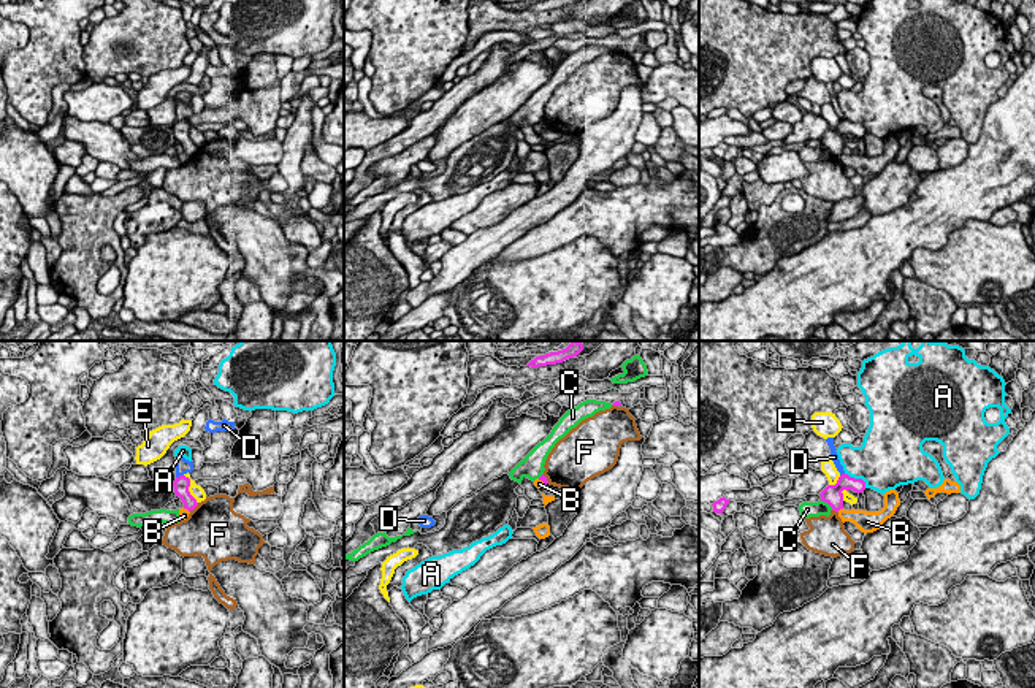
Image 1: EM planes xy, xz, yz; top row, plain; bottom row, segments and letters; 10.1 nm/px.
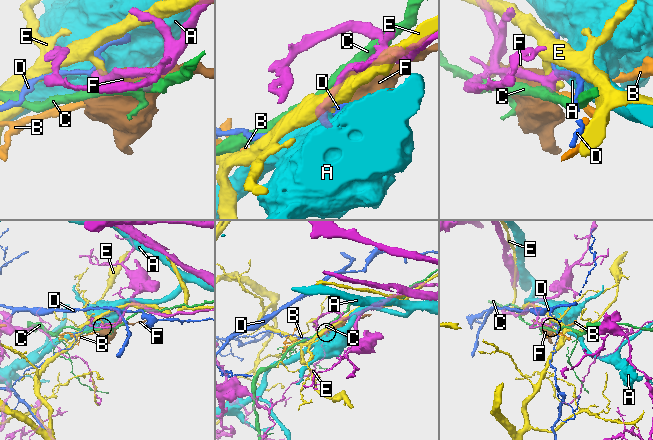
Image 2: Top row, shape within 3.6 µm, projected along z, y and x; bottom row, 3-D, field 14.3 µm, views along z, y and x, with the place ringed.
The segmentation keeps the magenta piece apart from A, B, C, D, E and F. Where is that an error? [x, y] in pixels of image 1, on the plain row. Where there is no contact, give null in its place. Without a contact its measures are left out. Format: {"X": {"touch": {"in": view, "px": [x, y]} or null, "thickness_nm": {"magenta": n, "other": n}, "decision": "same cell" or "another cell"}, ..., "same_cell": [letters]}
{"A": {"touch": {"in": "yz", "px": [858, 124]}, "thickness_nm": {"magenta": 160, "other": 460}, "decision": "another cell"}, "B": {"touch": {"in": "yz", "px": [839, 154]}, "thickness_nm": {"magenta": 200, "other": 180}, "decision": "another cell"}, "C": {"touch": {"in": "yz", "px": [828, 148]}, "thickness_nm": {"magenta": 200, "other": 160}, "decision": "another cell"}, "D": {"touch": {"in": "xy", "px": [179, 121]}, "thickness_nm": {"magenta": 160, "other": 160}, "decision": "another cell"}, "E": {"touch": {"in": "xy", "px": [187, 133]}, "thickness_nm": {"magenta": 160, "other": 140}, "decision": "another cell"}, "F": {"touch": {"in": "xy", "px": [194, 152]}, "thickness_nm": {"magenta": 160, "other": 500}, "decision": "another cell"}, "same_cell": []}

